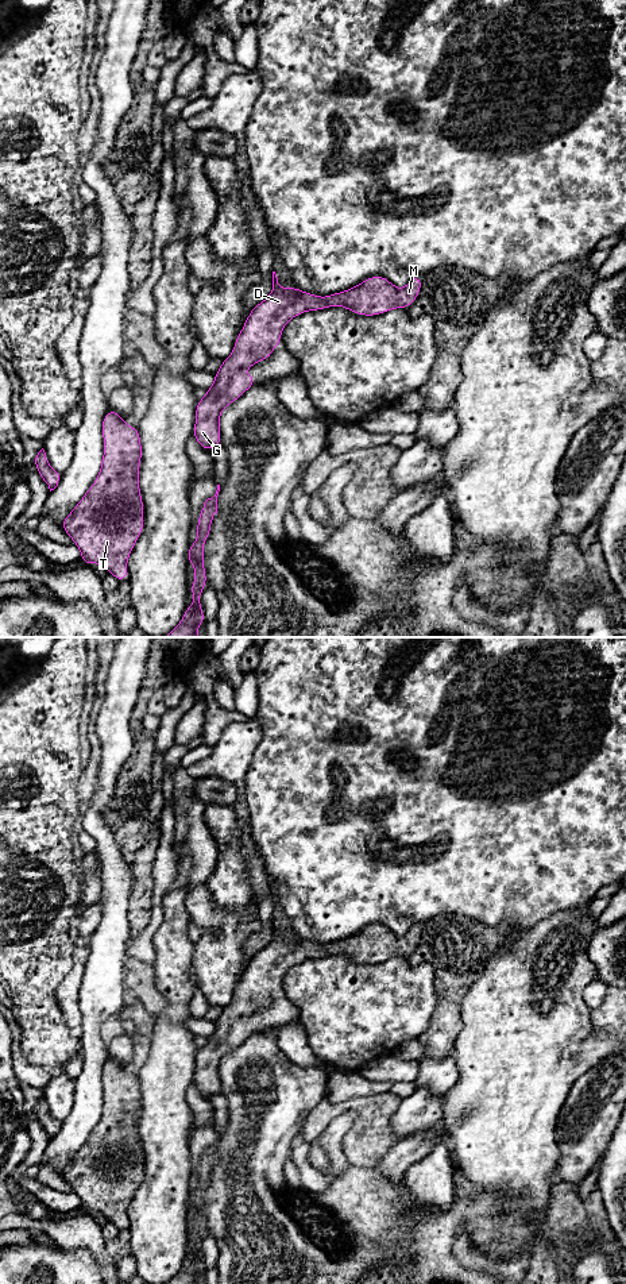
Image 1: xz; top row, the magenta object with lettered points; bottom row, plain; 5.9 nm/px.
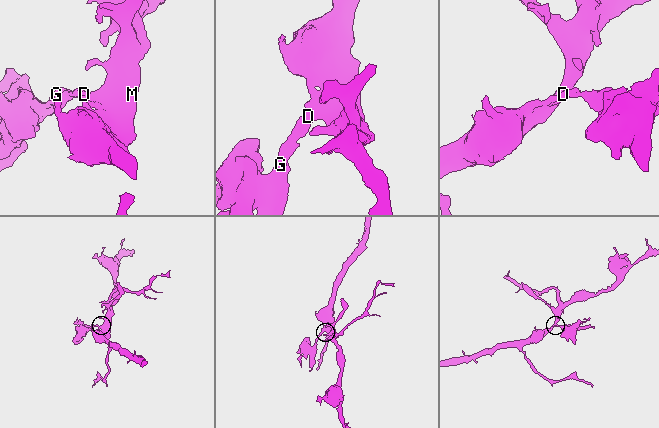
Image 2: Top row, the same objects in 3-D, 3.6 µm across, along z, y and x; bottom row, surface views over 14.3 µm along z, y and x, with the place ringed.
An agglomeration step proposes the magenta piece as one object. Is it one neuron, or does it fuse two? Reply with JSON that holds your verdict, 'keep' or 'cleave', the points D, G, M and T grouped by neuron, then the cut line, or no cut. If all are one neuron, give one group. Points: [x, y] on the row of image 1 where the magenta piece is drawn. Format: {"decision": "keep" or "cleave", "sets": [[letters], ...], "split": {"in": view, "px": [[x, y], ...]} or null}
{"decision": "keep", "sets": [["D", "G", "M", "T"]], "split": null}

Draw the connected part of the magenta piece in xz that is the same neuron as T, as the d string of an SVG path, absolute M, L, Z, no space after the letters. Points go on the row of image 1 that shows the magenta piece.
M113 409L104 419L101 433L104 455L97 478L76 508L63 518L61 528L80 548L84 564L98 563L119 582L128 577L127 560L144 527L144 506L139 487L139 466L142 462L142 443L136 427L125 425Z

